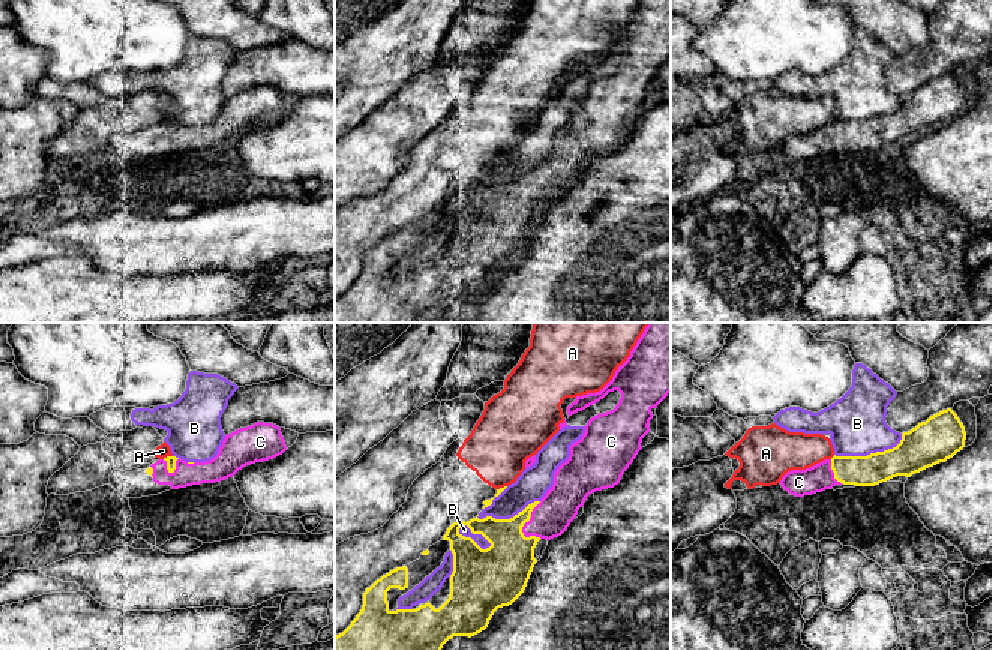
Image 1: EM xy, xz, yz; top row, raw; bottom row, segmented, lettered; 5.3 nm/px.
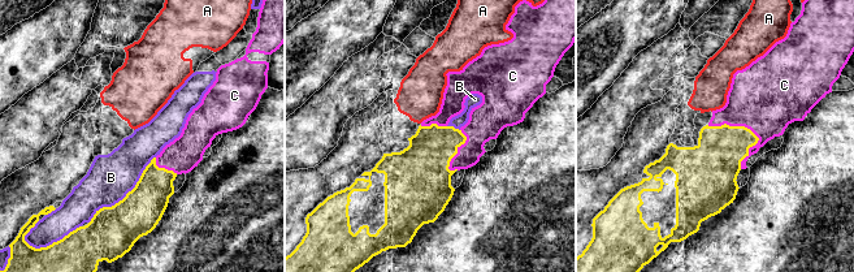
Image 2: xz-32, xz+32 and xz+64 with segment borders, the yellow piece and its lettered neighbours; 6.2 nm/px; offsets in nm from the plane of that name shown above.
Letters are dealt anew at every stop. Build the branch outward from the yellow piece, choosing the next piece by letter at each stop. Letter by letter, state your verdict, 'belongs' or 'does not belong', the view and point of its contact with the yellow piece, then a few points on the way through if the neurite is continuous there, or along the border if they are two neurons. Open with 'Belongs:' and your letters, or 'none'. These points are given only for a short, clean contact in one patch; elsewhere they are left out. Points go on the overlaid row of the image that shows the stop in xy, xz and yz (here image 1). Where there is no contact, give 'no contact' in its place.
Belongs: C
A: does not belong | xy (167, 457) | along xy (171, 455), (162, 458)
B: does not belong | yz (871, 454)
C: belongs | xz (529, 520)

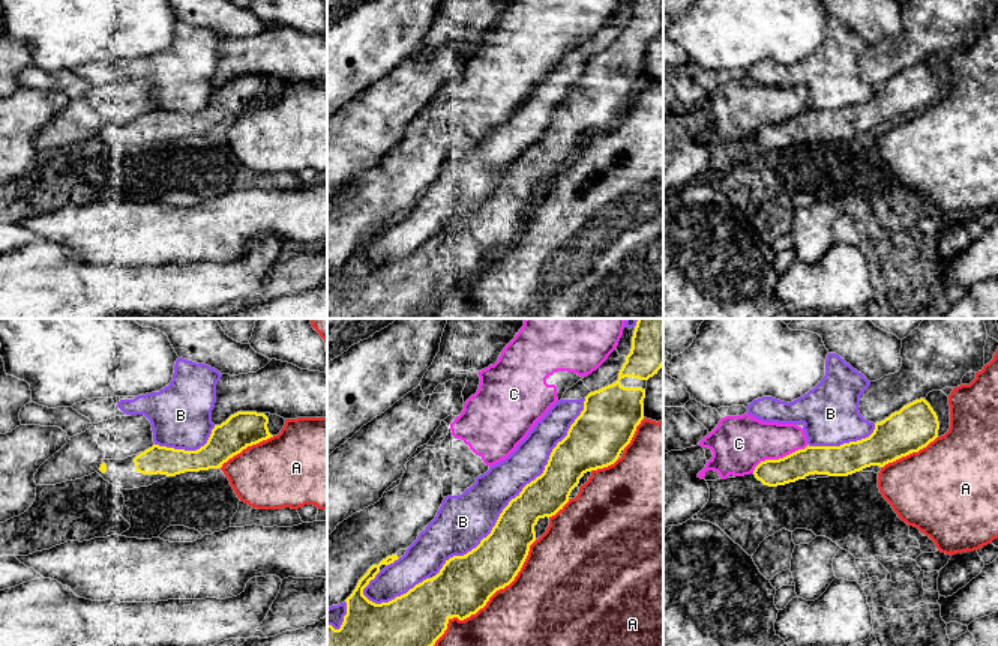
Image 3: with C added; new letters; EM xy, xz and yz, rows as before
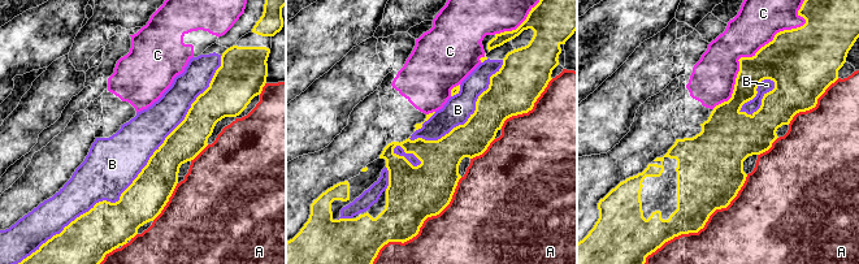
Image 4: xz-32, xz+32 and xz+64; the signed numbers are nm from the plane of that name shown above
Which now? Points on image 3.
Belongs: none
A: does not belong | xz (488, 600)
B: does not belong | xz (520, 493)
C: does not belong | yz (779, 458)

